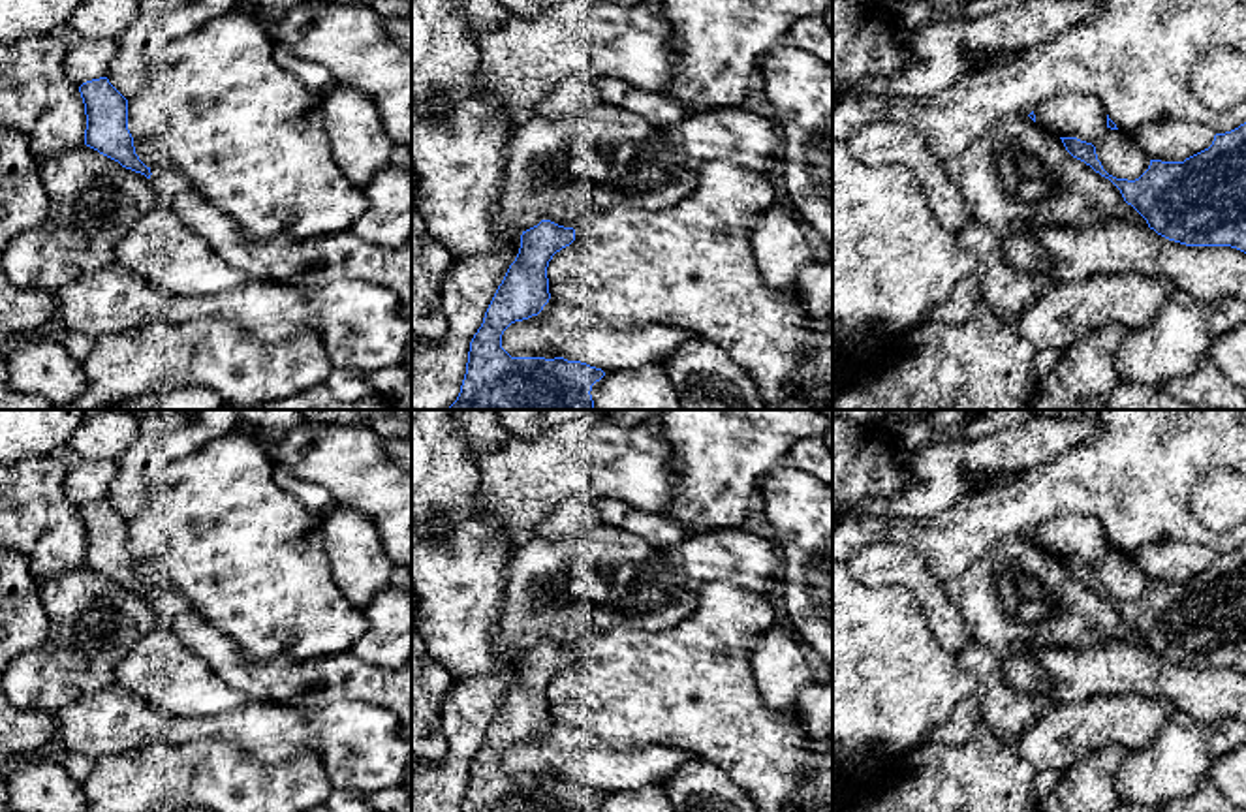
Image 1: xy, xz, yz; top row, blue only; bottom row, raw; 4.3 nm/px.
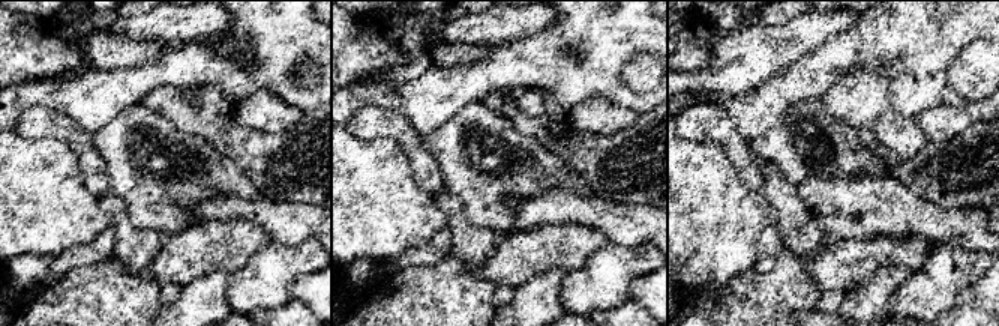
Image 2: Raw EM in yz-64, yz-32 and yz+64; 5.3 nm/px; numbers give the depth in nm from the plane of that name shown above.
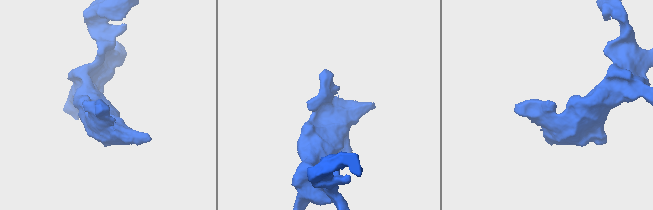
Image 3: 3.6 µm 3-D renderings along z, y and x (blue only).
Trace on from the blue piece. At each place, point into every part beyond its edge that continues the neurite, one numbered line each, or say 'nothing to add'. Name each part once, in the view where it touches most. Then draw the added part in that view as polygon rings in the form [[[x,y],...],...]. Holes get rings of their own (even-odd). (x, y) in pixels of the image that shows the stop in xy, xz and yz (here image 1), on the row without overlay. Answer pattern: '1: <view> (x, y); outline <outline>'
1: xy (314, 683); outline [[[173,586],[150,588],[158,626],[171,630],[192,652],[246,701],[273,701],[303,710],[333,701],[365,701],[395,714],[400,733],[412,741],[412,662],[398,669],[378,667],[350,650],[310,658],[280,658],[265,665],[242,665],[233,639],[209,624]]]

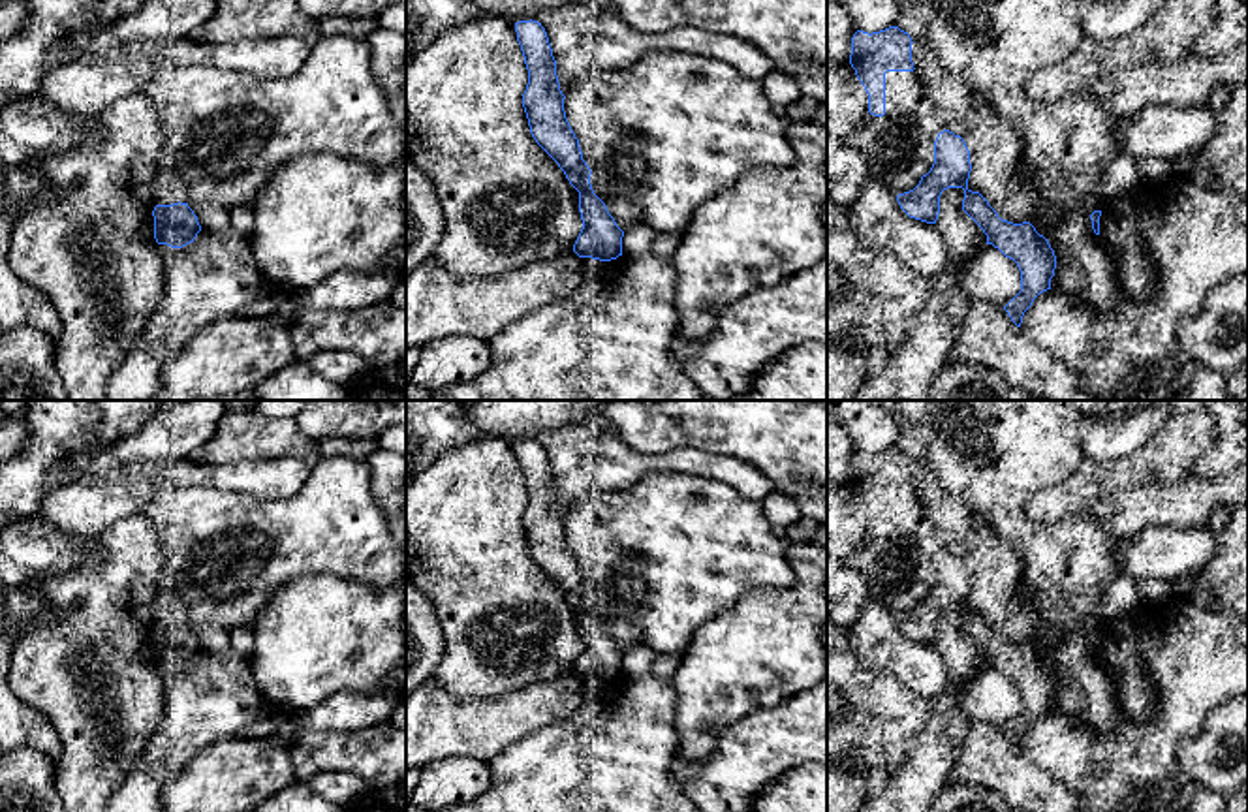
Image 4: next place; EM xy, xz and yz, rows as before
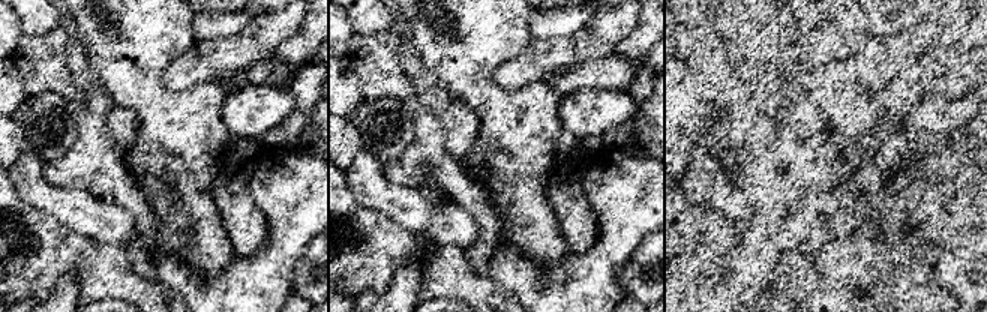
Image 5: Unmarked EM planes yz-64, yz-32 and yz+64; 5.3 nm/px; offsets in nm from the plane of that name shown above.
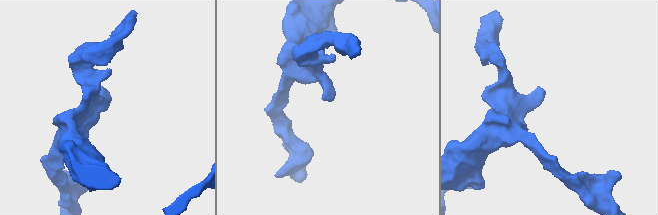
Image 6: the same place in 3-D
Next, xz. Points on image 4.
nothing to add

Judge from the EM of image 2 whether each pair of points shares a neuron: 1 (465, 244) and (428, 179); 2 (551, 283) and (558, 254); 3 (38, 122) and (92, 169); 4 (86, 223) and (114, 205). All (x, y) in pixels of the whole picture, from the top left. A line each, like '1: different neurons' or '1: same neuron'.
1: different neurons
2: different neurons
3: same neuron
4: different neurons

